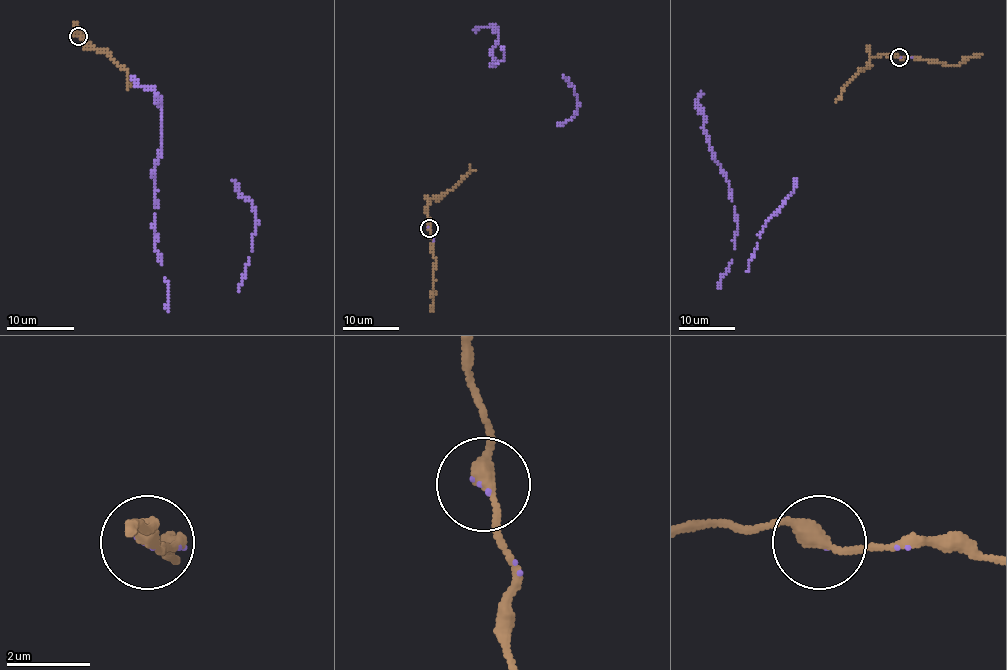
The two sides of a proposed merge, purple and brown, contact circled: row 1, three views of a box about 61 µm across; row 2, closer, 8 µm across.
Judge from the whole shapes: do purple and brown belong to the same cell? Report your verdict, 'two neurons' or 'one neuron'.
one neuron

